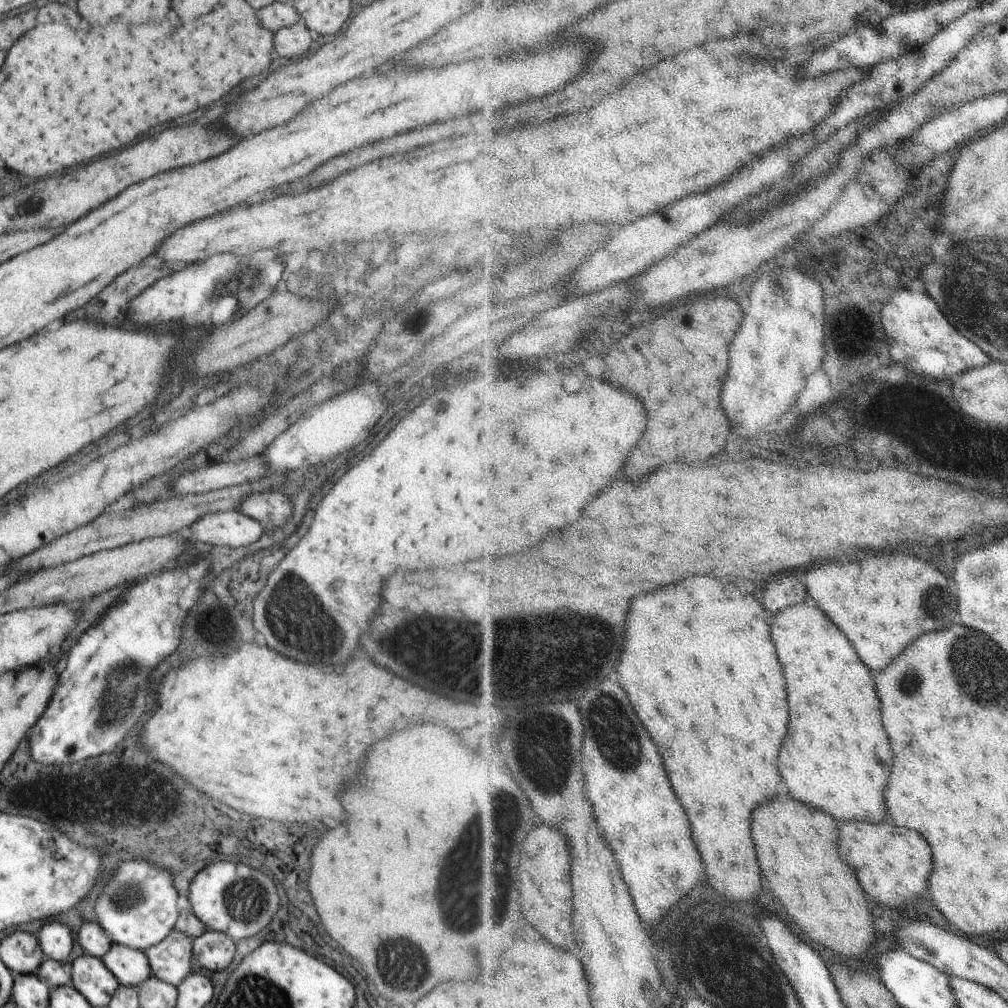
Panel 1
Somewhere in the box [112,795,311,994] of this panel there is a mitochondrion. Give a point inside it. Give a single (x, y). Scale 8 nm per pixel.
(246, 901)

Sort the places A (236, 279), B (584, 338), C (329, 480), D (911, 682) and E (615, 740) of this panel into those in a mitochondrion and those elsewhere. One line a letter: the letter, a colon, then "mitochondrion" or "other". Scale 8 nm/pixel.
A: mitochondrion
B: other
C: other
D: mitochondrion
E: mitochondrion

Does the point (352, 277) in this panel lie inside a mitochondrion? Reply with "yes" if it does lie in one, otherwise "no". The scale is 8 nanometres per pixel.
yes

